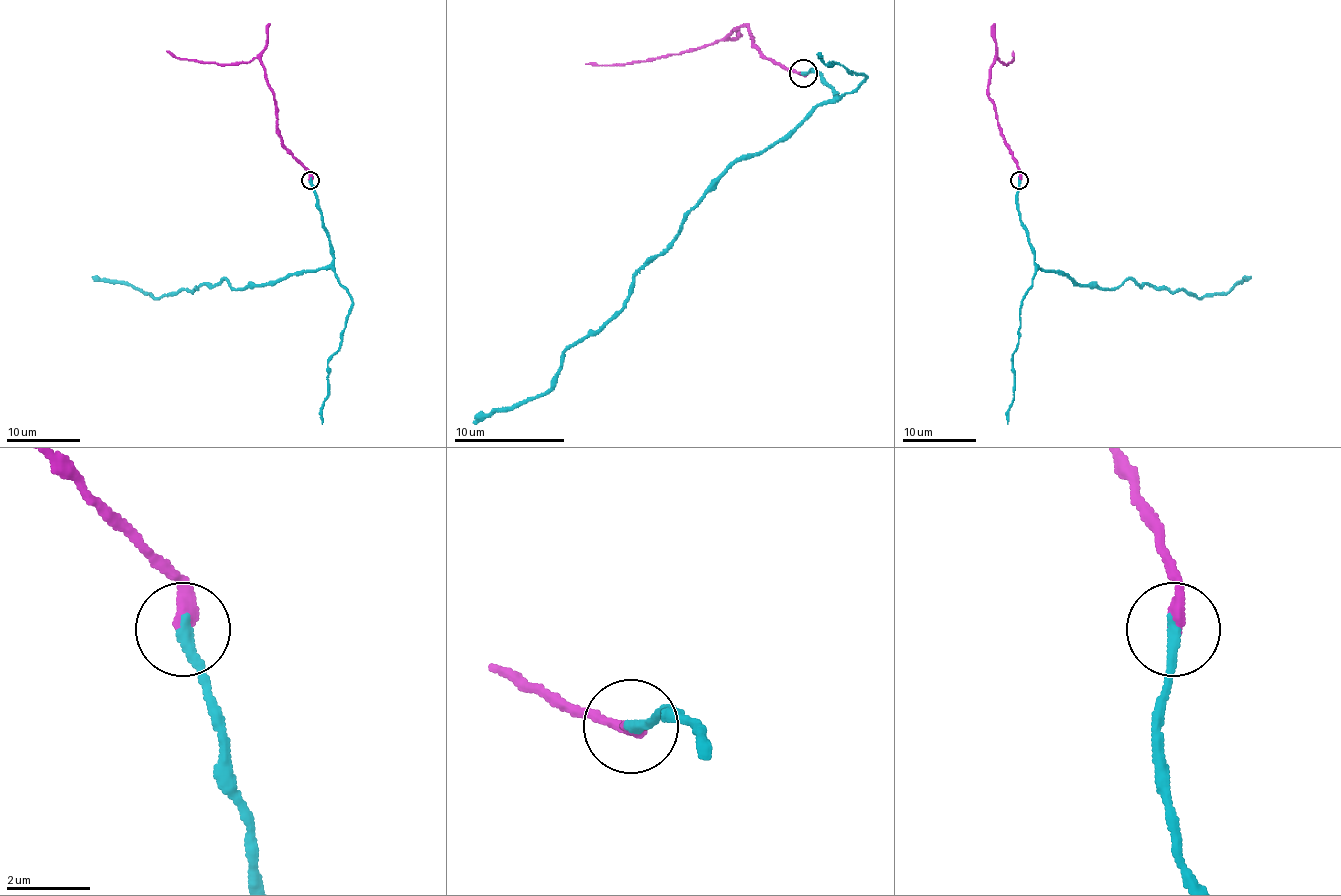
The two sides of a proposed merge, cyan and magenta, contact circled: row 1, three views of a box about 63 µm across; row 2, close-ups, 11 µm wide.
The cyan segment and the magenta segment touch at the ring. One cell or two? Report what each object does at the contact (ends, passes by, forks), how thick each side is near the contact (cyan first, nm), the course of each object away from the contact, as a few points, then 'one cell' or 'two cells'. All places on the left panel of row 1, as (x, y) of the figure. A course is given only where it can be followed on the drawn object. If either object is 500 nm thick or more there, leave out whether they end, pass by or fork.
cyan ends | magenta ends | 300/300 nm | cyan via (309, 180), (331, 247), (333, 260), (324, 267), (234, 289), (222, 278), (214, 286), (159, 297), (92, 277) | magenta via (309, 180), (282, 143), (277, 101), (256, 57), (227, 64), (178, 59), (167, 51) | one cell

